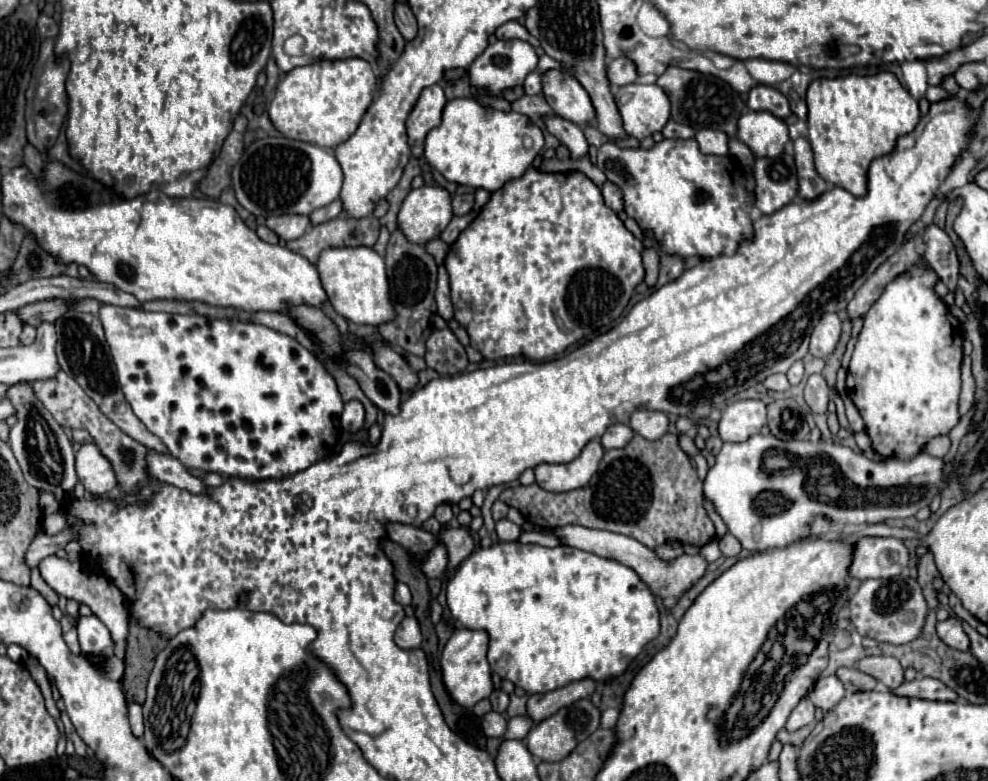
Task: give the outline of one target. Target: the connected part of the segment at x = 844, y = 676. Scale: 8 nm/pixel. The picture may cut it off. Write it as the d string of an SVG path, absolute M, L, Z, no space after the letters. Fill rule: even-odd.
M839 668L837 670L837 678L843 682L843 686L845 686L847 692L875 690L875 686L877 686L877 682L871 676L859 672L857 668Z

